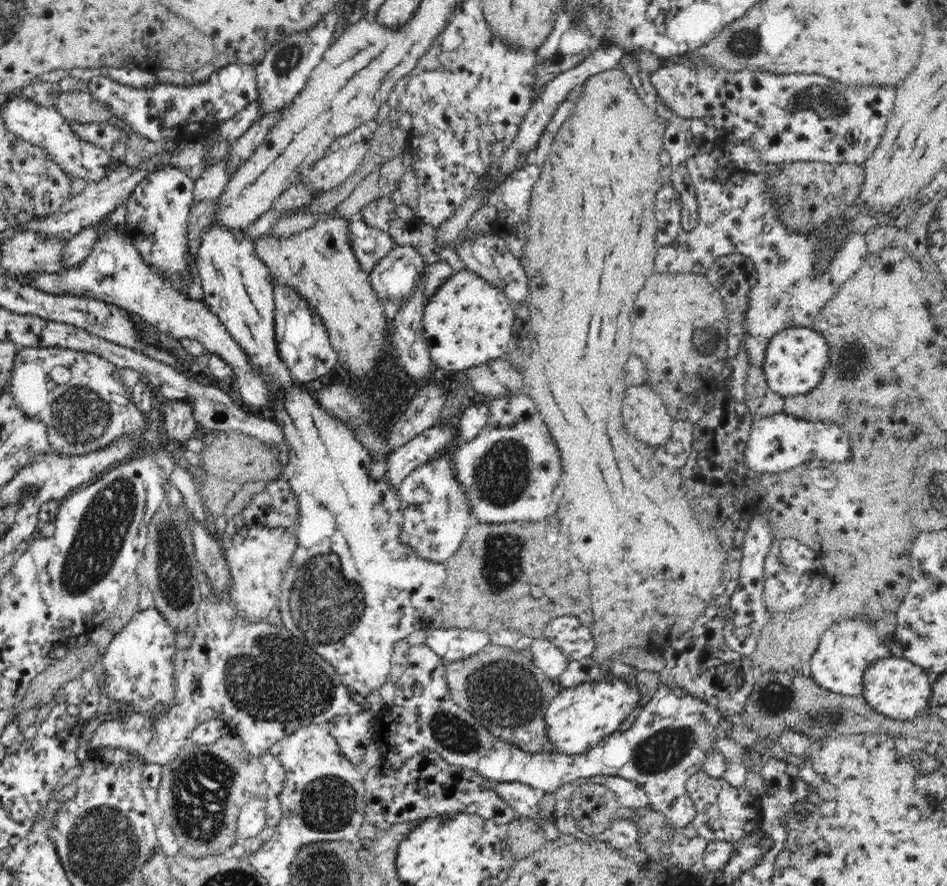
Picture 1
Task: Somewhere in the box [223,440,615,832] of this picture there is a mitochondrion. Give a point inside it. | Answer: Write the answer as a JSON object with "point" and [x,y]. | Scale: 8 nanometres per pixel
{"point":[325,604]}

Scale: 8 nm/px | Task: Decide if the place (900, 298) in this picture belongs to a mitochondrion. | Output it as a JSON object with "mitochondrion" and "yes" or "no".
{"mitochondrion":"no"}

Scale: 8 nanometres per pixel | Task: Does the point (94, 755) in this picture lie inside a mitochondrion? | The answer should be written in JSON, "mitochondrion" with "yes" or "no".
{"mitochondrion":"no"}

